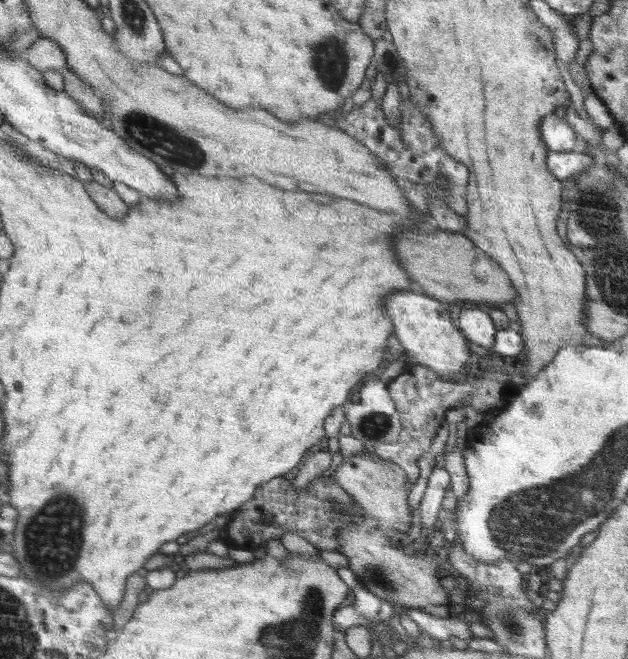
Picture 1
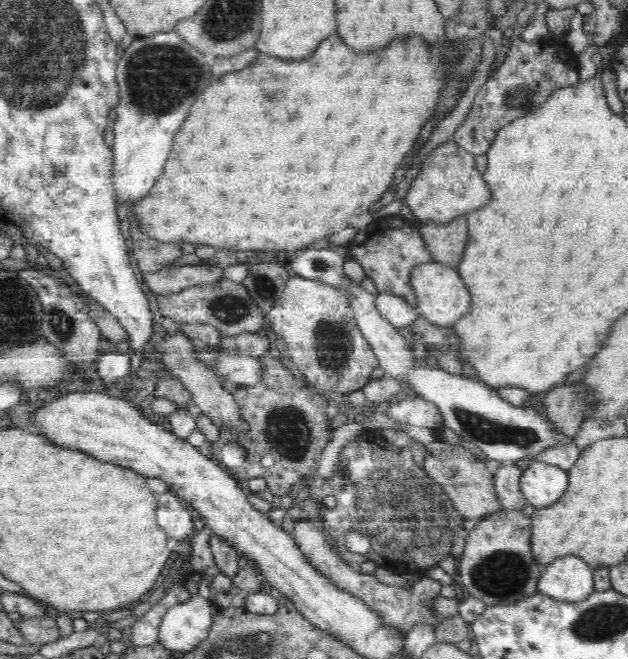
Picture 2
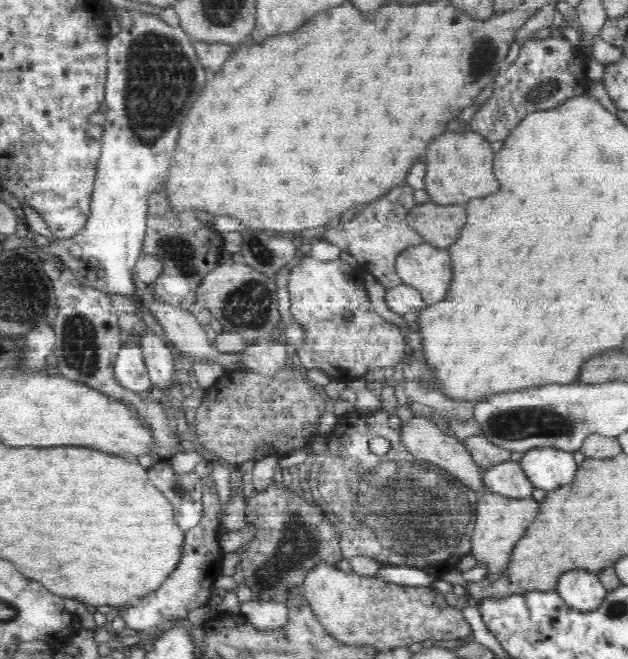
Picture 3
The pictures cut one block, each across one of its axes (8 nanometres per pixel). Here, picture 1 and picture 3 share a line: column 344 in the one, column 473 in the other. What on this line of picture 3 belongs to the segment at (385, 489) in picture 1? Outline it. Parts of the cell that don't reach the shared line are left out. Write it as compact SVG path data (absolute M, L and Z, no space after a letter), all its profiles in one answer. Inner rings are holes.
M426 413L421 417L412 417L407 423L401 424L403 444L416 459L424 460L427 463L436 464L436 467L443 468L446 472L451 472L458 480L468 484L476 493L484 494L486 487L483 481L483 472L475 464L471 453L455 436L444 434L438 429L436 421Z

